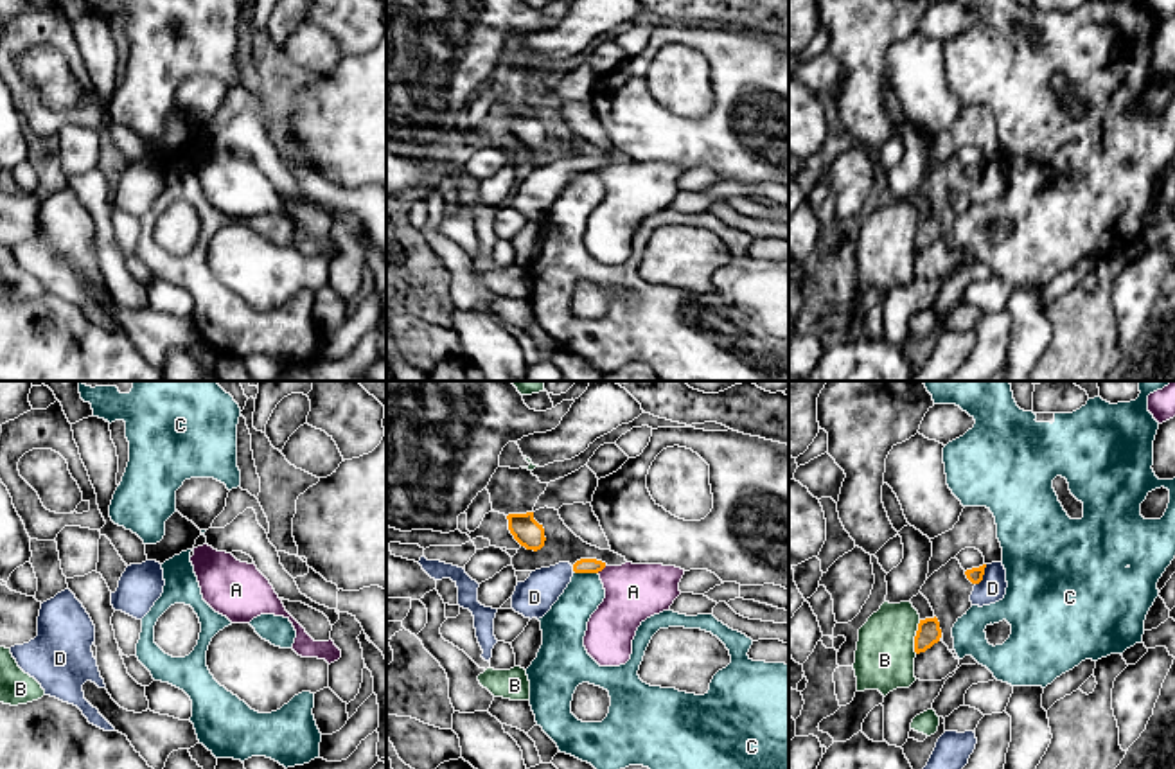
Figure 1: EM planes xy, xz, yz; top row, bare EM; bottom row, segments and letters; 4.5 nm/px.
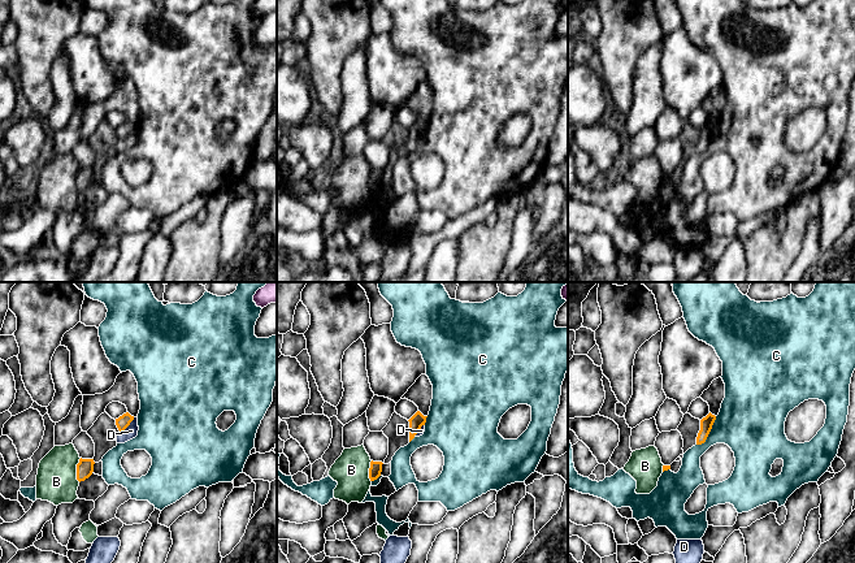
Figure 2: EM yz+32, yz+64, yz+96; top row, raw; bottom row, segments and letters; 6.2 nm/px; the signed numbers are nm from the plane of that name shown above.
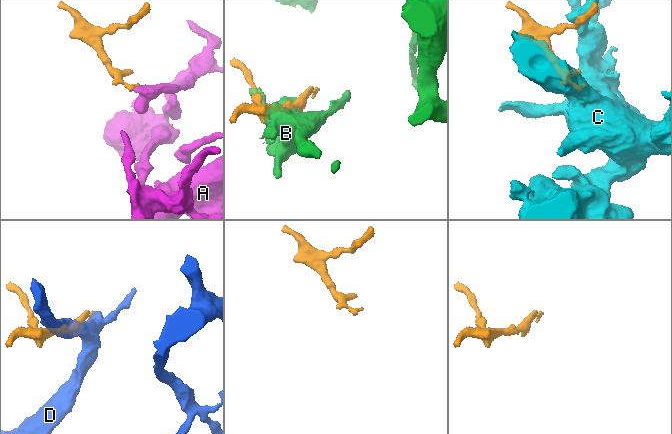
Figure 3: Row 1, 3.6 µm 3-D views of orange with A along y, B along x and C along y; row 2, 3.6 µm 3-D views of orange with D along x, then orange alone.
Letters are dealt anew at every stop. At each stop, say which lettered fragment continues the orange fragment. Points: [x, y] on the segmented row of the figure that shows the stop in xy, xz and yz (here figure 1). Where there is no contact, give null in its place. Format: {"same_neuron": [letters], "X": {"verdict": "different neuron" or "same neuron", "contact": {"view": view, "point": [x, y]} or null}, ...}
{"same_neuron": [], "A": {"verdict": "different neuron", "contact": {"view": "xz", "point": [600, 570]}}, "B": {"verdict": "different neuron", "contact": {"view": "yz", "point": [915, 636]}}, "C": {"verdict": "different neuron", "contact": {"view": "xz", "point": [586, 572]}}, "D": {"verdict": "different neuron", "contact": {"view": "yz", "point": [981, 575]}}}

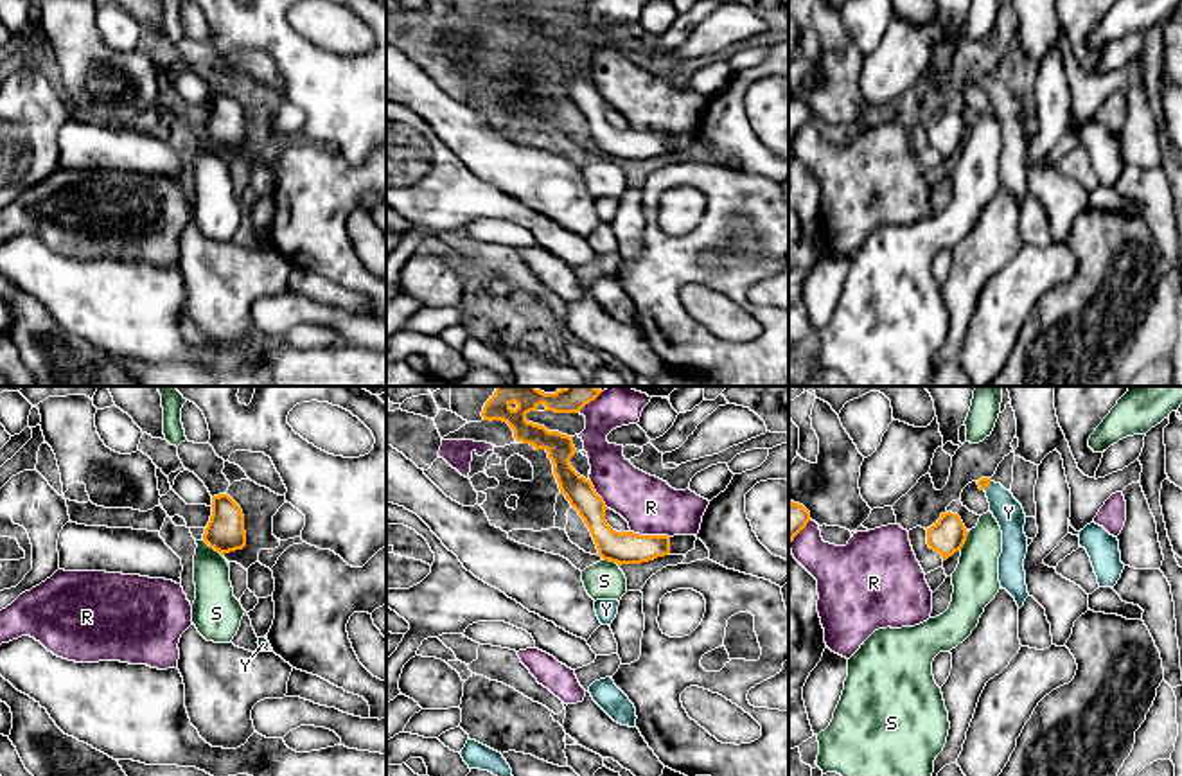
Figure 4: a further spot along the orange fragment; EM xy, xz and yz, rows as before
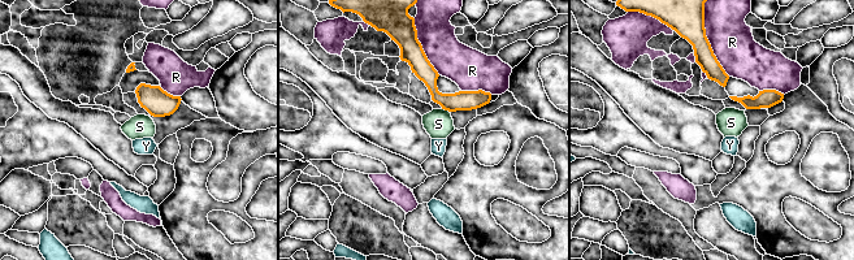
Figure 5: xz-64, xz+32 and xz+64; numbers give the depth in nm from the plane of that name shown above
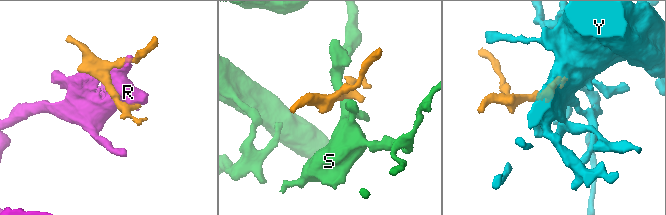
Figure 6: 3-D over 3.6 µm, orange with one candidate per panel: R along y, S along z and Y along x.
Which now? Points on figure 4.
{"same_neuron": ["Y"], "R": {"verdict": "different neuron", "contact": {"view": "xz", "point": [651, 536]}}, "S": {"verdict": "different neuron", "contact": {"view": "xy", "point": [212, 546]}}, "Y": {"verdict": "same neuron", "contact": {"view": "yz", "point": [988, 484]}}}

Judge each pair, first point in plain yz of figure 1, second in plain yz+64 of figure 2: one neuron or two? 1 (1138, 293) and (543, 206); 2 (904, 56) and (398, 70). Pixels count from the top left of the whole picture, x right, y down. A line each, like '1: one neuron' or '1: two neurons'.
1: two neurons
2: one neuron

